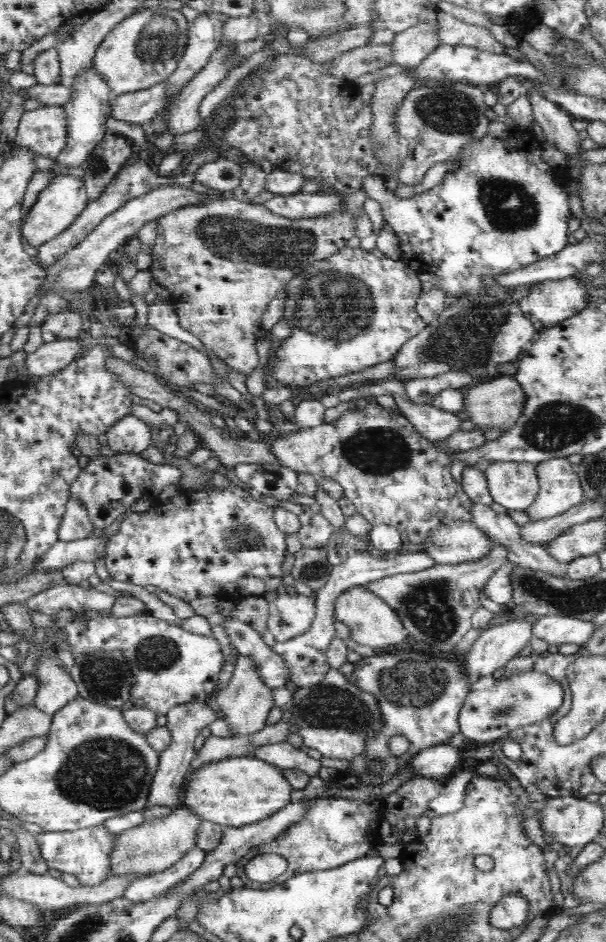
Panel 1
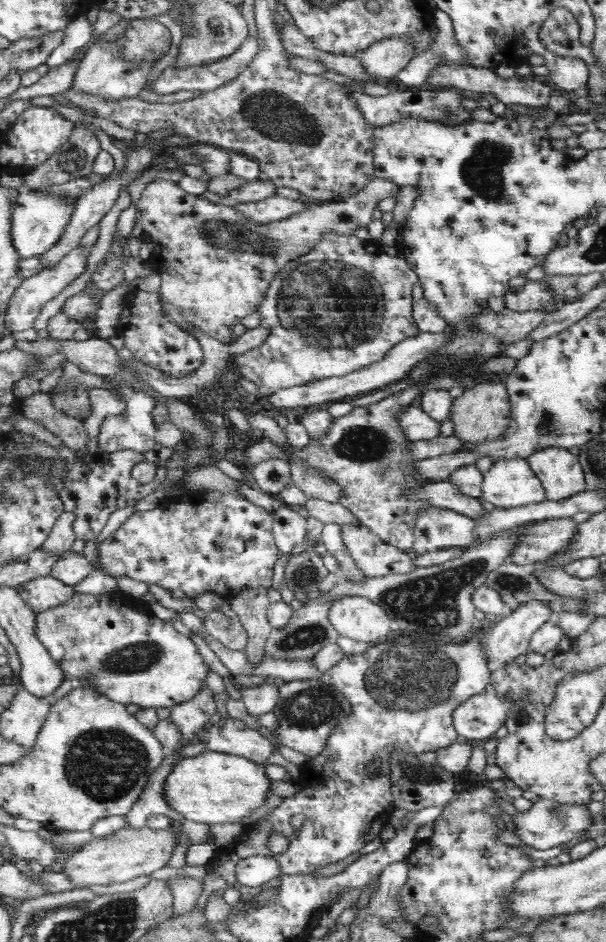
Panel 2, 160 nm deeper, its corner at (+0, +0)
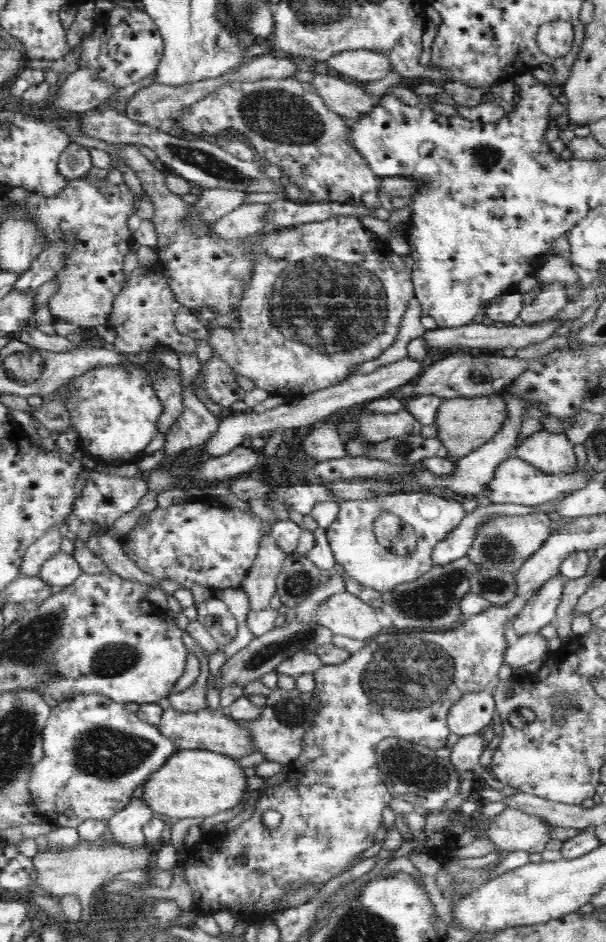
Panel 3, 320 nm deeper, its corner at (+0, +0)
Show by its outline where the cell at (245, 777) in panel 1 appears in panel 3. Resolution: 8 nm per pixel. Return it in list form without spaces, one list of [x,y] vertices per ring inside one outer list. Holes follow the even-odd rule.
[[[208,750],[176,751],[160,770],[148,776],[148,780],[137,791],[146,799],[154,811],[166,815],[170,820],[179,818],[212,818],[220,812],[232,810],[248,794],[246,768],[233,757],[209,752]]]

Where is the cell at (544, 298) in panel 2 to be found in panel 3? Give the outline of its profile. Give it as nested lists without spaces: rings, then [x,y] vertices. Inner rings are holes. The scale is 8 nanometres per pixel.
[[[517,289],[503,292],[502,296],[491,300],[486,307],[486,320],[501,324],[518,323],[519,313],[524,308],[524,296]]]

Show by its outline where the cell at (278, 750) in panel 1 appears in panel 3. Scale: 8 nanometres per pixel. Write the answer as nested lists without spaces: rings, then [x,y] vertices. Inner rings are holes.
[[[172,707],[163,710],[161,721],[157,729],[172,742],[176,751],[182,750],[208,750],[217,754],[224,754],[234,759],[246,758],[254,752],[259,752],[254,733],[238,723],[236,719],[227,718],[220,708],[209,707],[198,713],[180,713]]]

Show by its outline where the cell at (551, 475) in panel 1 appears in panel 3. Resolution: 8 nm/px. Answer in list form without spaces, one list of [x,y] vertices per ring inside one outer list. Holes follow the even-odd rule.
[[[540,430],[524,438],[514,454],[550,476],[576,474],[576,468],[579,468],[574,455],[574,445],[566,434],[544,433]]]

